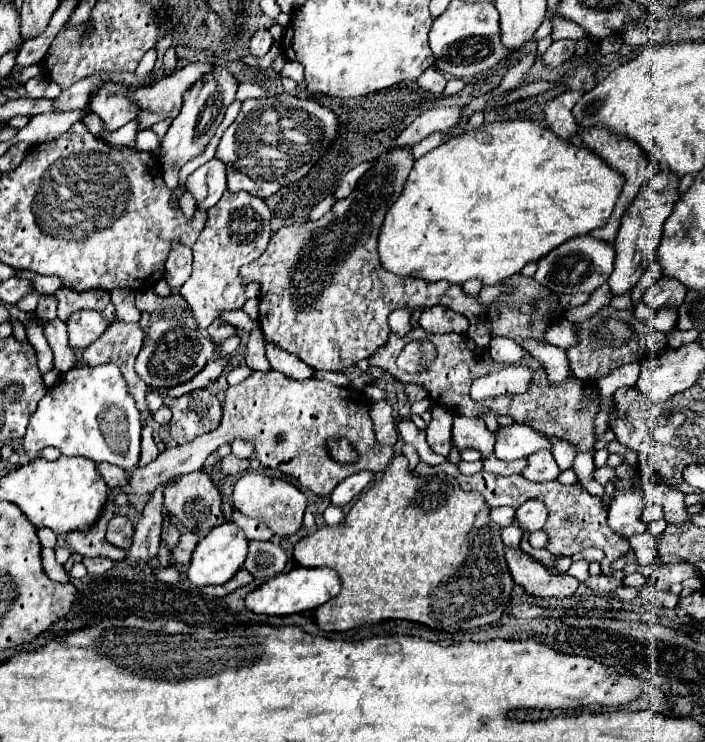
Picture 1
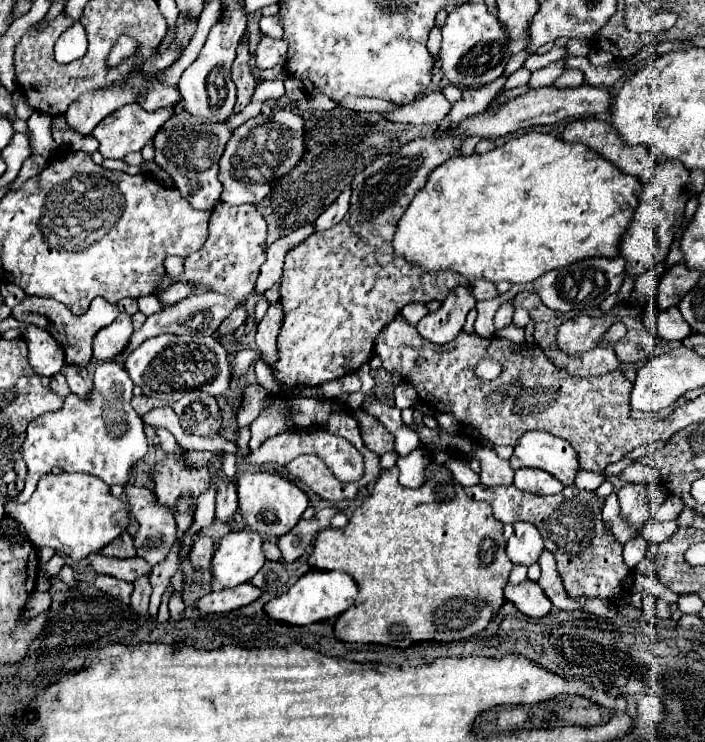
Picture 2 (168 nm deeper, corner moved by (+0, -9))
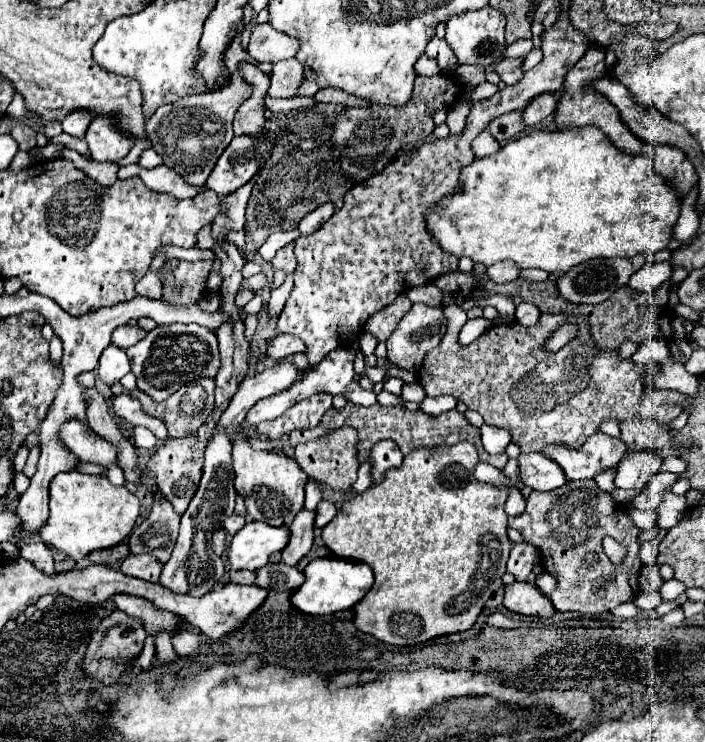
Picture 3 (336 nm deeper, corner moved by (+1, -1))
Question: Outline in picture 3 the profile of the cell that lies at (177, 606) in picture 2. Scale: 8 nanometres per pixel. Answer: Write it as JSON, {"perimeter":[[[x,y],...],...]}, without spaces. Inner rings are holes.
{"perimeter":[[[182,620],[182,632],[178,632],[178,636],[172,638],[172,644],[176,648],[176,652],[180,656],[186,658],[196,658],[198,656],[198,648],[200,648],[200,636],[194,634]]]}

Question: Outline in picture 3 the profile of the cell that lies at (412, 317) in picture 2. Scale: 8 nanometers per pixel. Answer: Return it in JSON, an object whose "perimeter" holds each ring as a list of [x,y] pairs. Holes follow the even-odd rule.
{"perimeter":[[[422,284],[406,290],[406,296],[416,304],[426,304],[426,306],[442,306],[442,292],[436,288],[436,284]]]}

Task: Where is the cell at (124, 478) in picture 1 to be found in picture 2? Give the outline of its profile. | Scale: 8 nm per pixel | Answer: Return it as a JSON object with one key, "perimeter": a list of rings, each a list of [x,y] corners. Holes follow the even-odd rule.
{"perimeter":[[[127,482],[123,488],[129,506],[129,516],[141,524],[135,534],[137,556],[145,558],[153,566],[167,556],[175,542],[175,518],[171,516],[171,512],[167,512],[167,506],[159,504],[147,488],[135,486],[131,482]]]}

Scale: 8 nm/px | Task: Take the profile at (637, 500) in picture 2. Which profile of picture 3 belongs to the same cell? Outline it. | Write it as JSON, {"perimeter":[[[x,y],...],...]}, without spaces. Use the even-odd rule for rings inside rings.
{"perimeter":[[[628,450],[618,464],[616,488],[644,488],[660,470],[662,458],[650,450]]]}

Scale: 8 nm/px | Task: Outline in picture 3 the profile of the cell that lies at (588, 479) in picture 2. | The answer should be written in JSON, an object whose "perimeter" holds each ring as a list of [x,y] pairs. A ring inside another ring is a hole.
{"perimeter":[[[602,472],[596,478],[596,484],[604,490],[604,492],[612,492],[614,490],[614,472]]]}

